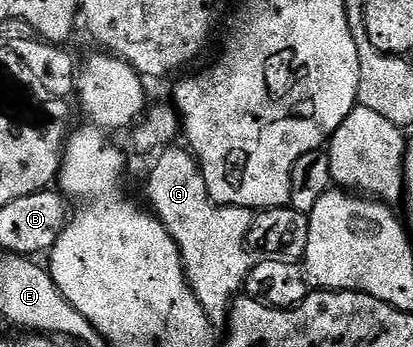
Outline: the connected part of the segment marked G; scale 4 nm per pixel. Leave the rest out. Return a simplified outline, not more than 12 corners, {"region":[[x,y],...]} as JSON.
{"region":[[172,144],[147,178],[187,282],[223,324],[253,265],[253,214],[215,205]]}

